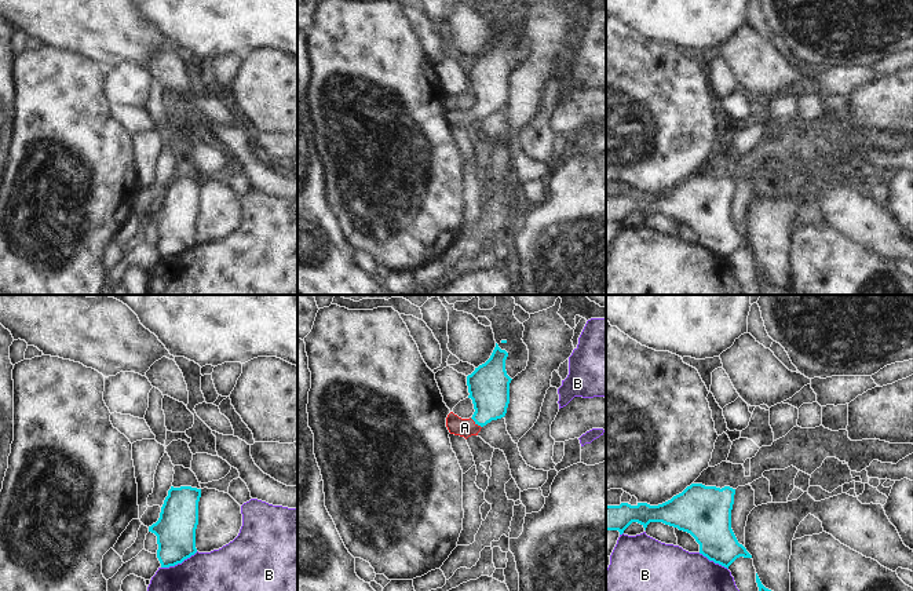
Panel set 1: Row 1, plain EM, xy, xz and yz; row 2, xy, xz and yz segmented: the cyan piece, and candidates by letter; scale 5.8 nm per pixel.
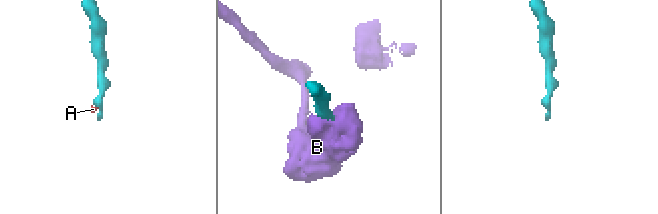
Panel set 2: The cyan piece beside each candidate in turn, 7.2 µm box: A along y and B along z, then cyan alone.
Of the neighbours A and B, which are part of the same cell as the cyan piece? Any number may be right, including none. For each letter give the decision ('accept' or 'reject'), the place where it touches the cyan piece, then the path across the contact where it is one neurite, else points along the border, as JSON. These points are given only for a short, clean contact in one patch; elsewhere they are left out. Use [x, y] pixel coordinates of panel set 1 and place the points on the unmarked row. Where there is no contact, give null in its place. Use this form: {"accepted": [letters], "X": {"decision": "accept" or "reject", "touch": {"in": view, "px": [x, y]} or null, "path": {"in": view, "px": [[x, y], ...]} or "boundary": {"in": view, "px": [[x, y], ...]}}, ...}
{"accepted": ["A"], "A": {"decision": "accept", "touch": {"in": "xz", "px": [475, 113]}, "path": {"in": "xz", "px": [[489, 76], [489, 97], [475, 113], [464, 119]]}}, "B": {"decision": "reject", "touch": {"in": "xy", "px": [179, 254]}}}

